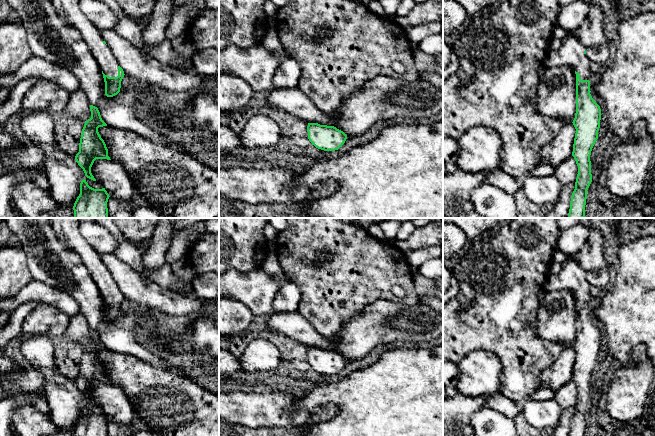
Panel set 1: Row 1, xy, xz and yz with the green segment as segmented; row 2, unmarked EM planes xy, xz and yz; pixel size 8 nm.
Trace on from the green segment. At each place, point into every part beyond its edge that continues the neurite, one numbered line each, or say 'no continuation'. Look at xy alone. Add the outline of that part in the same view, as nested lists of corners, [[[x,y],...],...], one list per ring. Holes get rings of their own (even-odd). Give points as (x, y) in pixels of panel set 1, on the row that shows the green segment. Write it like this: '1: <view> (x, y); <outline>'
1: xy (69, 10); [[[50,0],[59,17],[81,33],[103,73],[109,77],[117,77],[119,64],[111,49],[103,43],[100,30],[81,11],[79,1]]]

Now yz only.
1: yz (571, 53); [[[567,32],[562,39],[562,45],[557,51],[549,50],[543,66],[547,68],[556,66],[569,66],[579,73],[581,80],[590,80],[591,61],[586,57],[586,47],[572,34]]]

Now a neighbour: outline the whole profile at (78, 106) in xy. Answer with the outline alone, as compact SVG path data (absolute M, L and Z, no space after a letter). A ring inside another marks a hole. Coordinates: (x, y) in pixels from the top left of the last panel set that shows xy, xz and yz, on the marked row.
M81 88L69 93L64 112L84 122L91 118L90 103Z

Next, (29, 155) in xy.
M26 144L12 151L0 150L0 162L11 171L20 167L42 168L44 160L43 150L34 144Z

